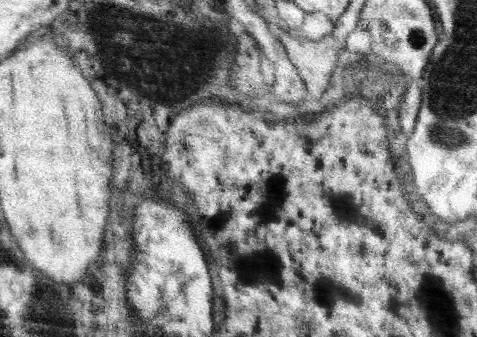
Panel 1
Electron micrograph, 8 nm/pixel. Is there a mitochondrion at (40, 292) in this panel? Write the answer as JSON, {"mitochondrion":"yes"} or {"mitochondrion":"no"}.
{"mitochondrion":"no"}

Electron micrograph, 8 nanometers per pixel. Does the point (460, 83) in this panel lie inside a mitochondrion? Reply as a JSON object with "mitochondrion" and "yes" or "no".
{"mitochondrion":"yes"}

